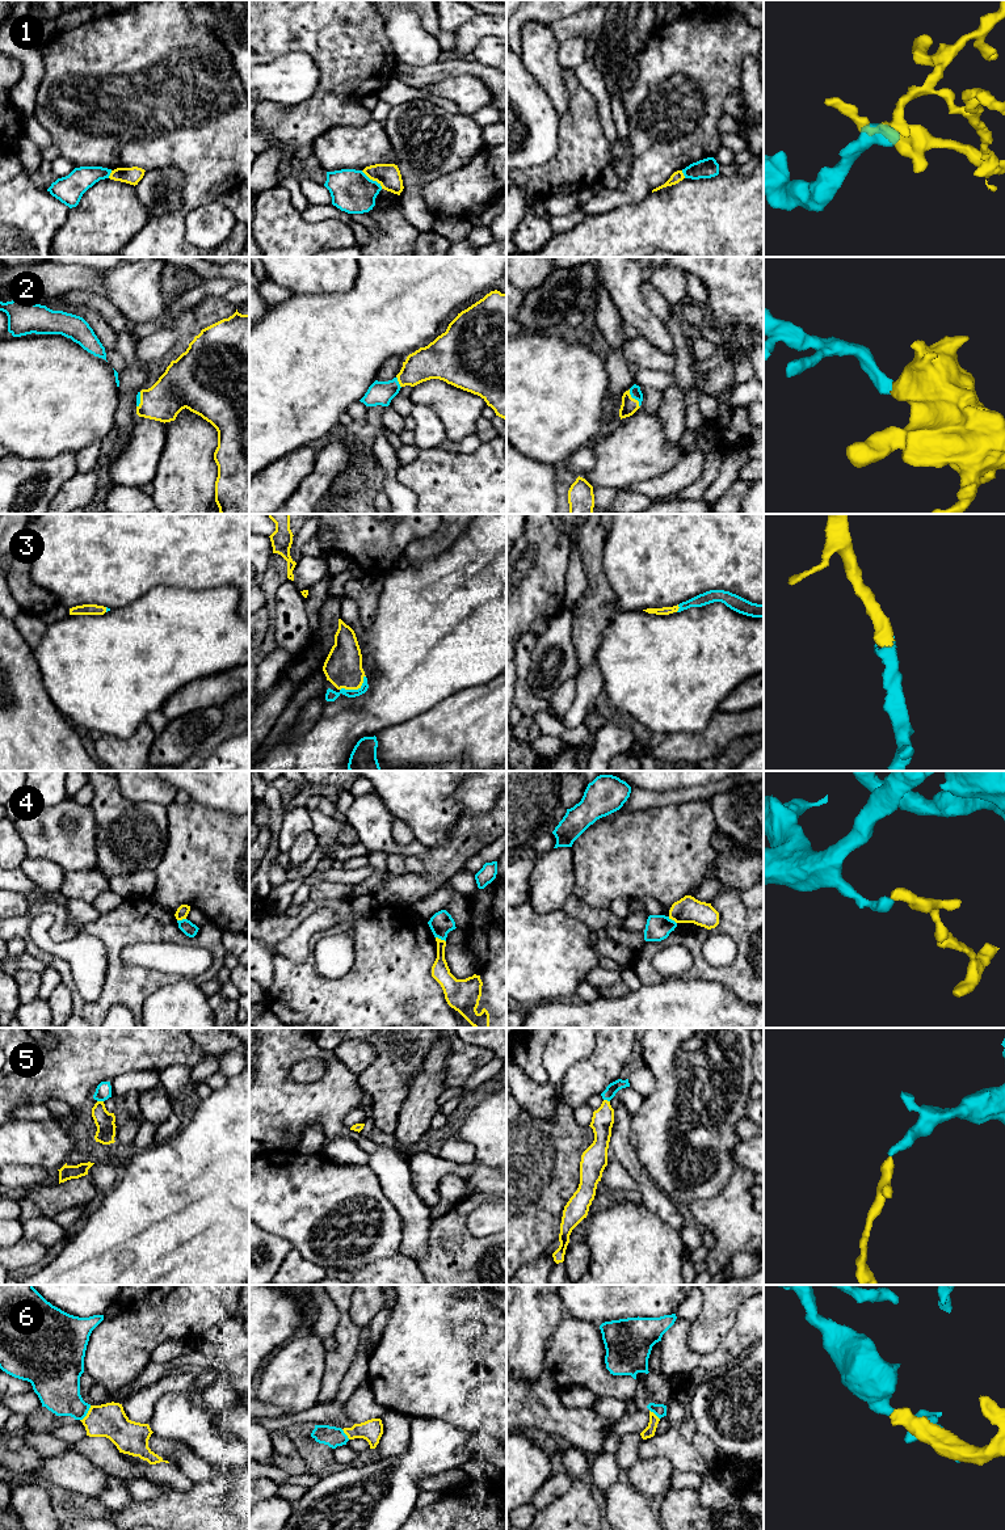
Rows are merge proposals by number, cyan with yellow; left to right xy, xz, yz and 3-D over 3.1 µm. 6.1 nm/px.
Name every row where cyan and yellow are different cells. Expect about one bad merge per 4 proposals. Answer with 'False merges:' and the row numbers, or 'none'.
False merges: 1, 4

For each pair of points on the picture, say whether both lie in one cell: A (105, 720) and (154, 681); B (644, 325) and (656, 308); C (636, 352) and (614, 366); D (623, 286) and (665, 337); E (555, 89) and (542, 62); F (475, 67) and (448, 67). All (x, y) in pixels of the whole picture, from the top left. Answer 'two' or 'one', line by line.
A: one
B: two
C: two
D: one
E: one
F: one

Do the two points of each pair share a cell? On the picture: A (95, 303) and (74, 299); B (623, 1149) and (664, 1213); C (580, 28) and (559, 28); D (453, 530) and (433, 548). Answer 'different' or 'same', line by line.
A: same
B: same
C: same
D: same

